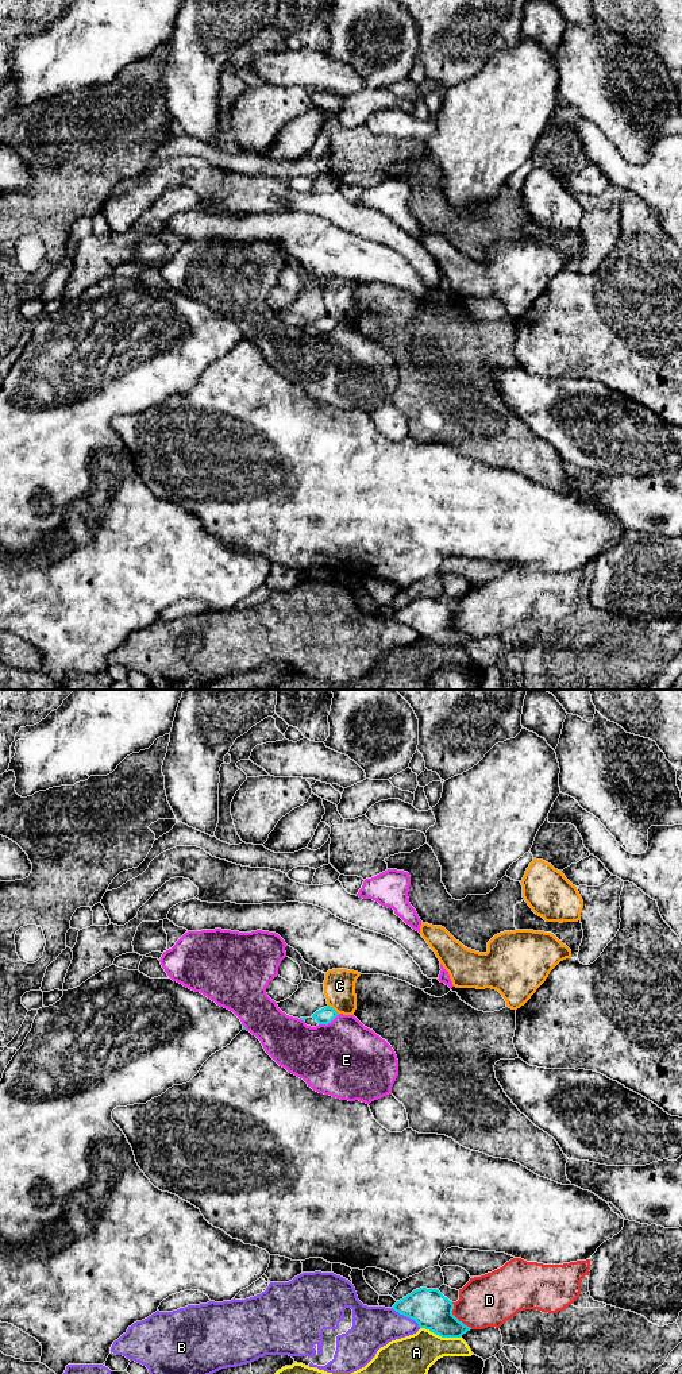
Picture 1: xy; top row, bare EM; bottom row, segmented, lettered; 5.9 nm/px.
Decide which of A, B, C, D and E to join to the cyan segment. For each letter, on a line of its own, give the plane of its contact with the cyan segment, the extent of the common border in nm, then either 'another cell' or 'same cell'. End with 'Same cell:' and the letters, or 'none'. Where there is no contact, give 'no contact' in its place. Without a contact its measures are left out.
A: meets cyan in xy; contact 240 nm long; another cell
B: meets cyan in xy; contact 200 nm long; another cell
C: meets cyan in xy; contact 90 nm long; another cell
D: meets cyan in xy; contact 200 nm long; another cell
E: meets cyan in xy; contact 140 nm long; another cell
Same cell: none

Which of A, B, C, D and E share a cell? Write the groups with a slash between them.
A / B D / C / E

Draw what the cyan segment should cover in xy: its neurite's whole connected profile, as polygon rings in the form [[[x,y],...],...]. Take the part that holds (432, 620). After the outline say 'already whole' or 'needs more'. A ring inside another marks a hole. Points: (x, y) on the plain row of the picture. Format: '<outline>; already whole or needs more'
[[[416,598],[397,610],[393,618],[442,647],[461,647],[471,638],[452,624],[452,610],[438,598]]]; already whole

